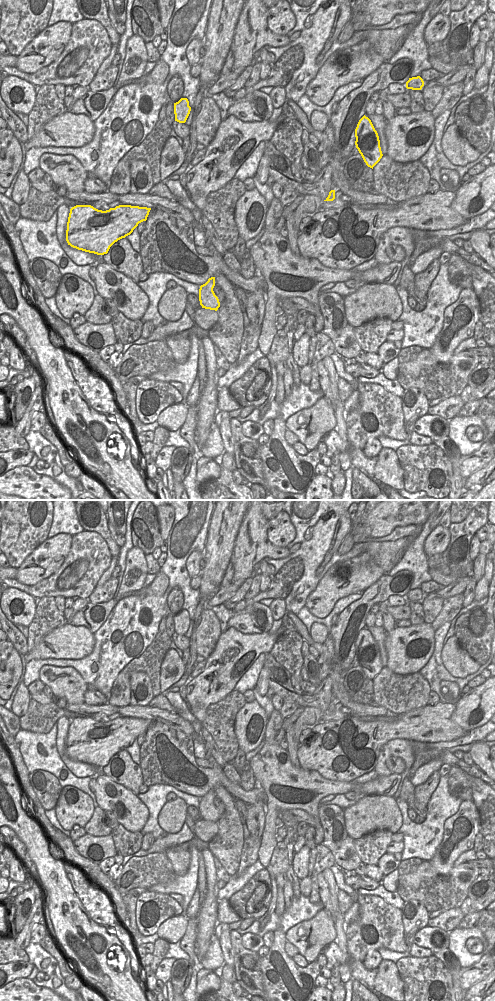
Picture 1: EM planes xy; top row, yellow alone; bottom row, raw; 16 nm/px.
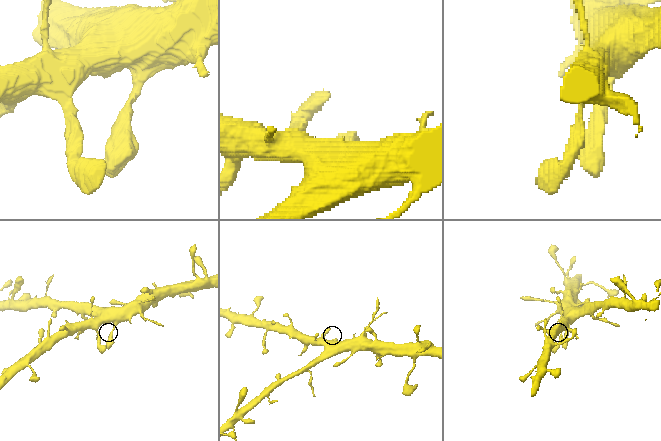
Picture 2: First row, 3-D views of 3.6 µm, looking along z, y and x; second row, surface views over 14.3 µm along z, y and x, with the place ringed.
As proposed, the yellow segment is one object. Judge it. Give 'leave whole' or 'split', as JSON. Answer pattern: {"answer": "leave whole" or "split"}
{"answer": "leave whole"}

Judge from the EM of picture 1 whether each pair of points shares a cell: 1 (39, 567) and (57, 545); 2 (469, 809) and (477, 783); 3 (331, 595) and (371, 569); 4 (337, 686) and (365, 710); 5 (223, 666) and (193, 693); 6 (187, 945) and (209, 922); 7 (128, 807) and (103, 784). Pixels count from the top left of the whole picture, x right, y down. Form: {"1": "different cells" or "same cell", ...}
{"1": "same cell", "2": "different cells", "3": "same cell", "4": "same cell", "5": "same cell", "6": "different cells", "7": "same cell"}

